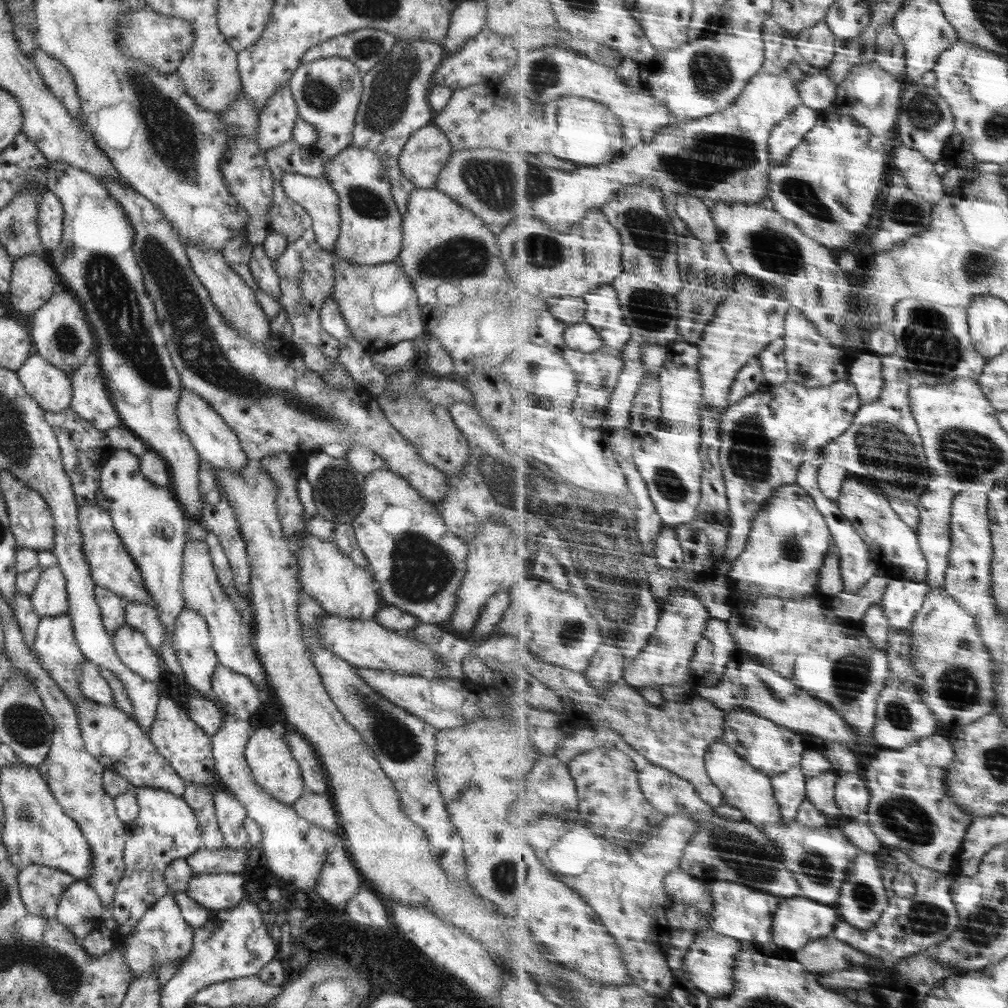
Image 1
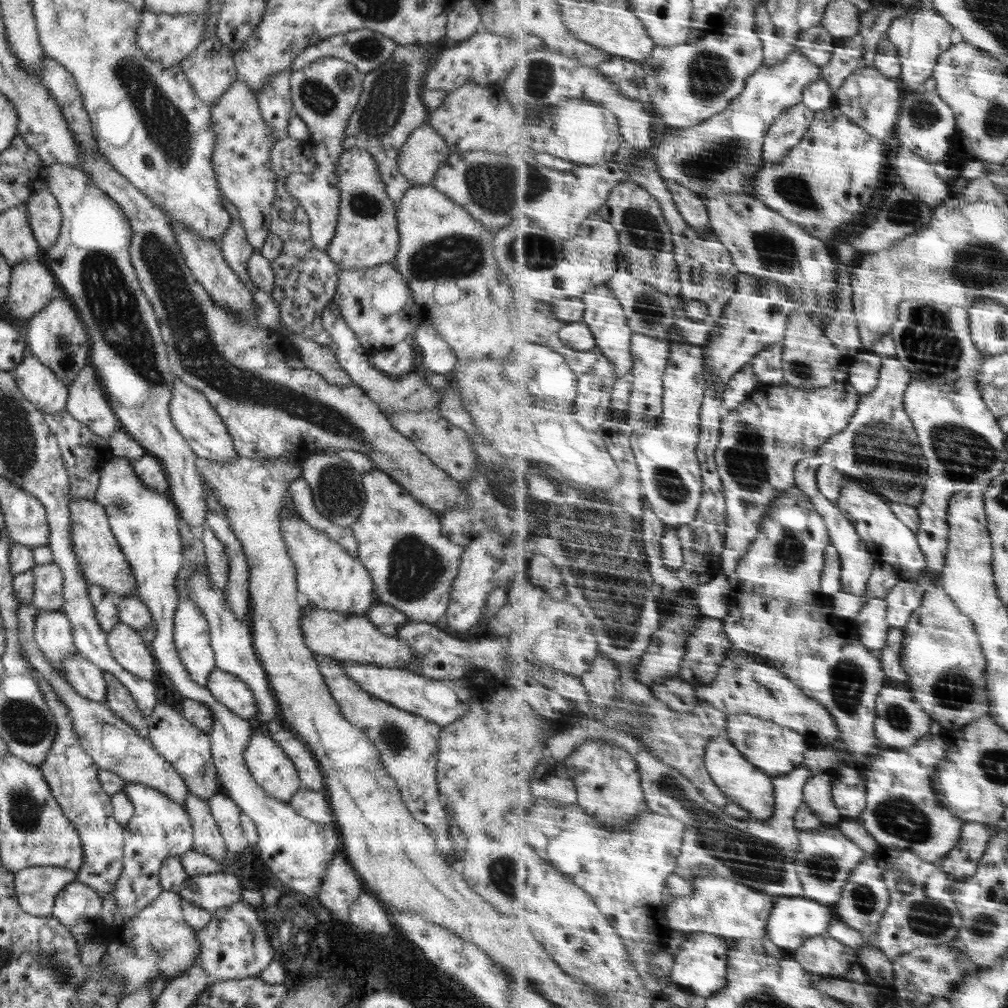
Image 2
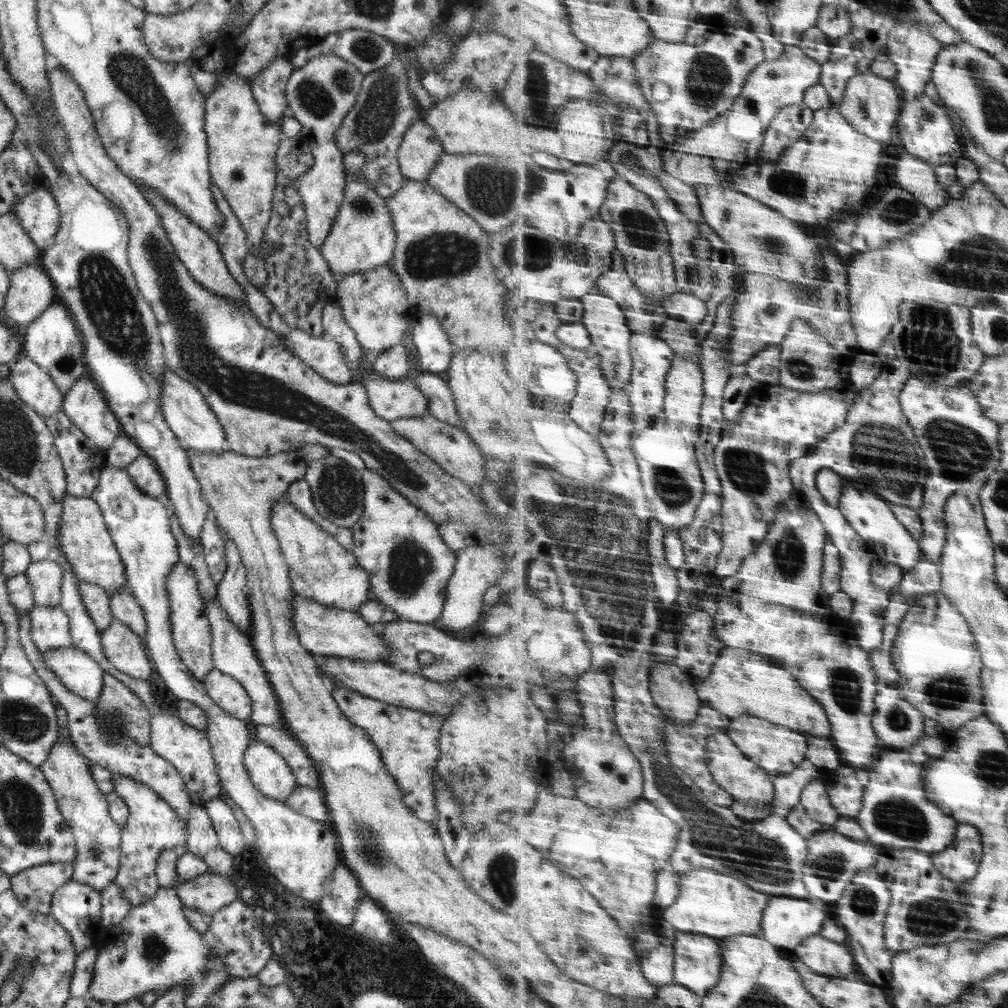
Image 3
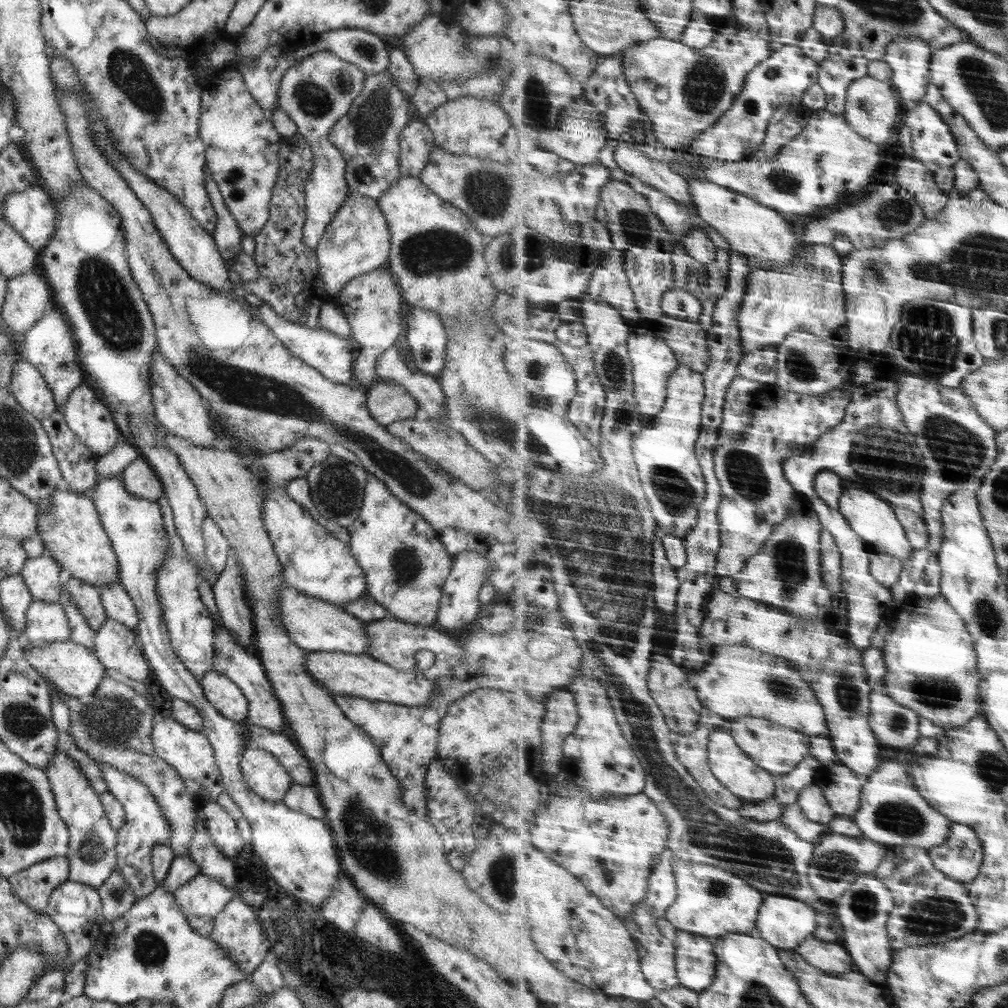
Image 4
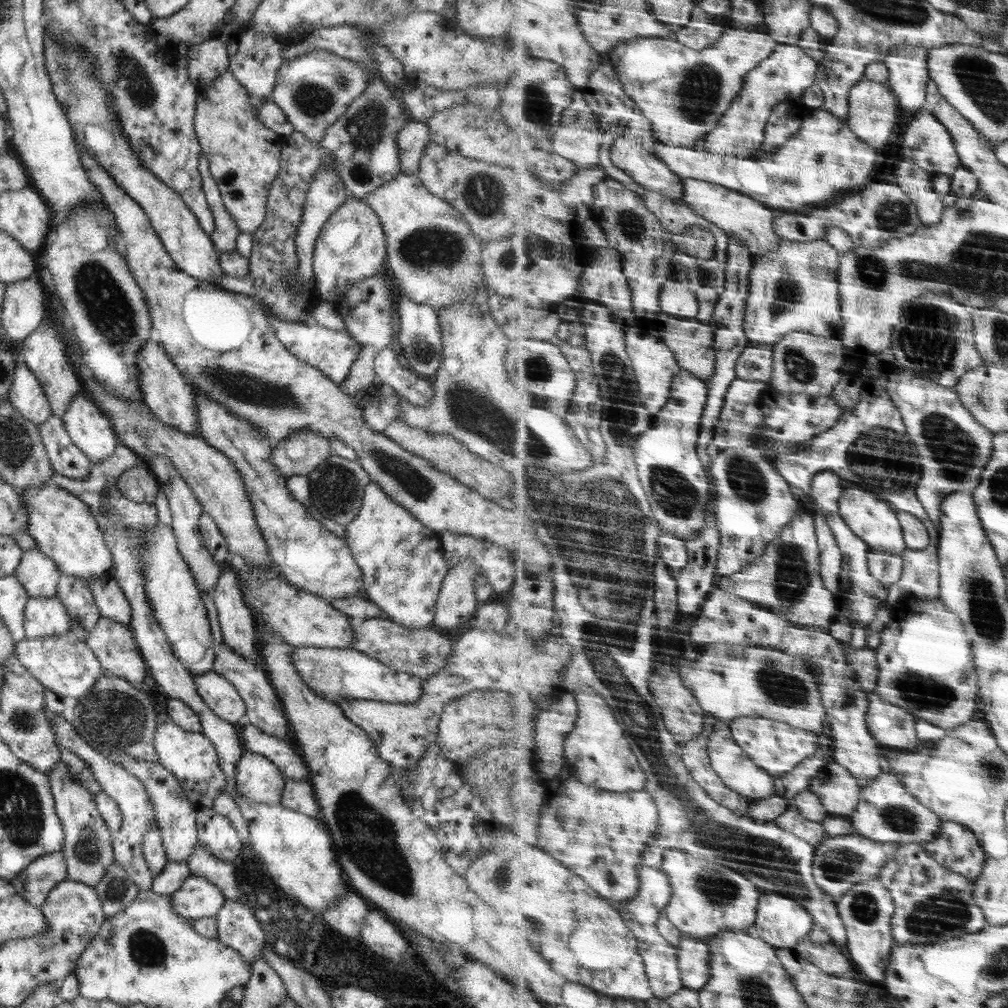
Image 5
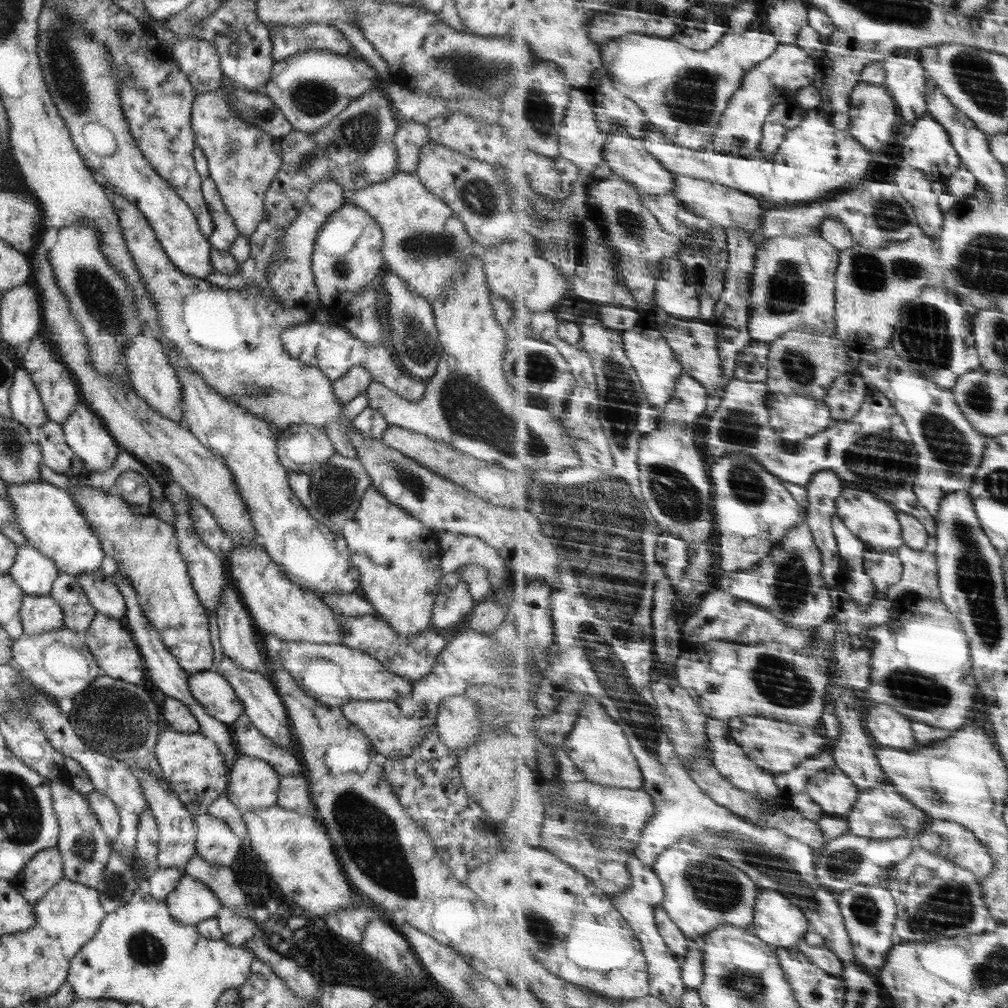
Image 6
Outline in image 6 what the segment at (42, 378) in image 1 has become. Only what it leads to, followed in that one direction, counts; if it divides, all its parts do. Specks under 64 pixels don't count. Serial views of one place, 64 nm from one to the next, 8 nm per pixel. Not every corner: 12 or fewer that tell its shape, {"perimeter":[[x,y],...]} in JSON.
{"perimeter":[[18,365],[9,387],[10,418],[23,427],[48,419],[37,388]]}

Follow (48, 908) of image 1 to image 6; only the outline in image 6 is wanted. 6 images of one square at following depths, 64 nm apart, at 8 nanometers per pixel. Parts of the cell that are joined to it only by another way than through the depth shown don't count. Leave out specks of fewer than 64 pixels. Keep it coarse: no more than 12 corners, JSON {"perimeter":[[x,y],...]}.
{"perimeter":[[56,848],[39,850],[9,884],[29,904],[63,879]]}

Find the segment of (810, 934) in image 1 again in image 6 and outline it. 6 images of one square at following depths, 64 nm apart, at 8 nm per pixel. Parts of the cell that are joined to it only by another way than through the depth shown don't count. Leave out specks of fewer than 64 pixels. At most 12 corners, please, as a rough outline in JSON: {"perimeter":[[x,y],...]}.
{"perimeter":[[761,889],[751,929],[791,948],[810,924],[781,892]]}

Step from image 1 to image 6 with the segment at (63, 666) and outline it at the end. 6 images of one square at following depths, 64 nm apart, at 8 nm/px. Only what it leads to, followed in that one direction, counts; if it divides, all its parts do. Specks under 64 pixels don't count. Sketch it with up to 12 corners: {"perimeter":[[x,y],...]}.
{"perimeter":[[24,594],[18,613],[25,634],[64,628],[50,595]]}

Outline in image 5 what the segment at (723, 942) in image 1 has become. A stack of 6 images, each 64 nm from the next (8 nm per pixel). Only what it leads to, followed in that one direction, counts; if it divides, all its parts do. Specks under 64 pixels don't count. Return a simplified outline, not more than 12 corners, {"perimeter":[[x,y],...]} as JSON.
{"perimeter":[[682,933],[678,957],[684,987],[705,988],[712,975],[706,938]]}

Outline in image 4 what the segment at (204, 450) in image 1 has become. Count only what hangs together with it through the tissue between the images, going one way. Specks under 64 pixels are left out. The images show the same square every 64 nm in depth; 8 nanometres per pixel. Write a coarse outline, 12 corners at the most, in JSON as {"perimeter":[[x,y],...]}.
{"perimeter":[[159,351],[149,366],[158,424],[213,448],[211,412]]}

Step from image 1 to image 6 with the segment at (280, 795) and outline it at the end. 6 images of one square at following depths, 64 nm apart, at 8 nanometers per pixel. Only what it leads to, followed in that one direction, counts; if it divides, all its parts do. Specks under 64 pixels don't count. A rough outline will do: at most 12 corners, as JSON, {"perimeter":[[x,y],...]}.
{"perimeter":[[239,754],[224,793],[244,810],[275,805],[278,775]]}

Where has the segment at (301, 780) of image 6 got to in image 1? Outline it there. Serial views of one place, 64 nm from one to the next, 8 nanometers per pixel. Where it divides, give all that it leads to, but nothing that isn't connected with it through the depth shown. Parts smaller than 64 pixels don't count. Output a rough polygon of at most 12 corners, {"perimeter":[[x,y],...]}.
{"perimeter":[[305,788],[291,807],[306,821],[339,833],[328,792]]}

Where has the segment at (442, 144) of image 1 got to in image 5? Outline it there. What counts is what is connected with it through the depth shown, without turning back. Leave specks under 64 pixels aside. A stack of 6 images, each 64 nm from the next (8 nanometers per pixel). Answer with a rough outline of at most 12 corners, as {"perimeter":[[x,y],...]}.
{"perimeter":[[409,121],[397,131],[398,169],[415,175],[427,125]]}

